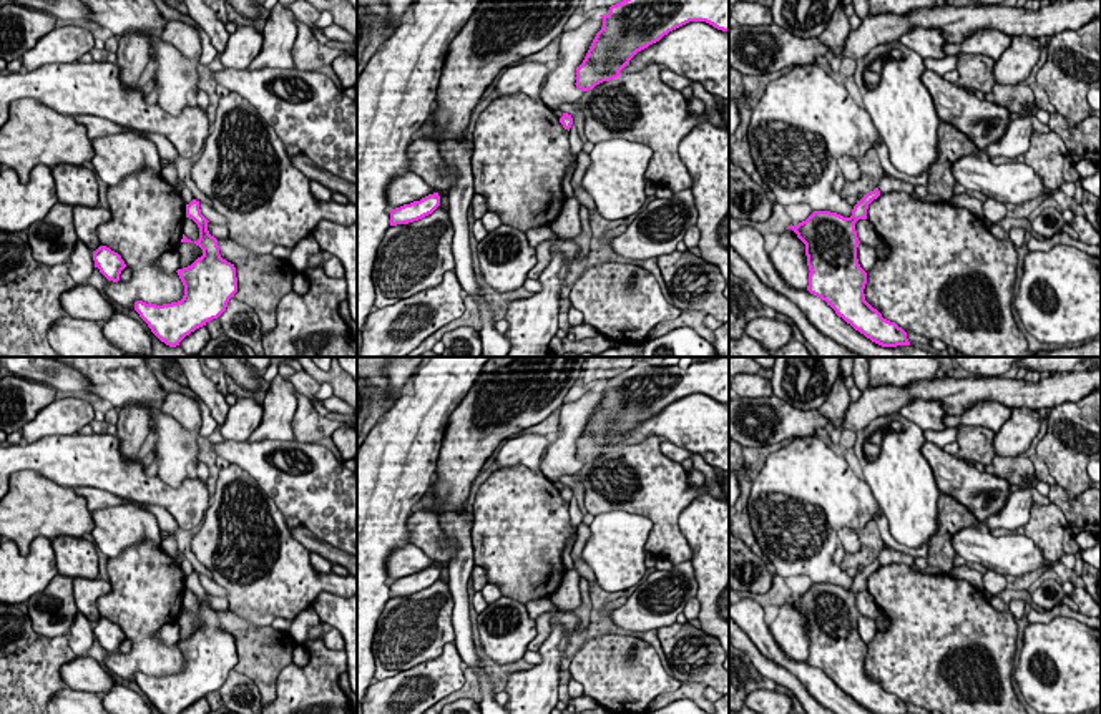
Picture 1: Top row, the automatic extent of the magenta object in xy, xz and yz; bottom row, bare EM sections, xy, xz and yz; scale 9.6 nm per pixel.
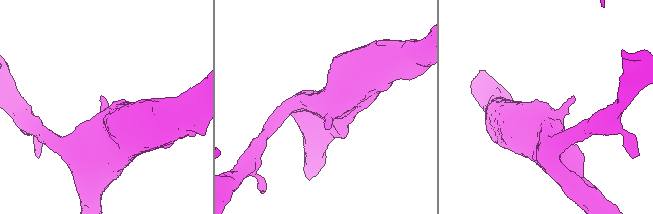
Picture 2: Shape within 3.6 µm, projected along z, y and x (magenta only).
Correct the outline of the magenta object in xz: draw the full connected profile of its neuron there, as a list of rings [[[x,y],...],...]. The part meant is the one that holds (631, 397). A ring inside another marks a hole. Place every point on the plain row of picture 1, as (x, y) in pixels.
[[[729,357],[694,360],[688,369],[641,362],[599,389],[603,399],[576,440],[575,457],[581,463],[618,450],[638,423],[689,394],[706,394],[729,405]]]

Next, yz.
[[[878,560],[864,566],[850,589],[830,583],[814,583],[797,598],[789,598],[805,616],[809,638],[807,663],[830,677],[839,689],[872,714],[908,714],[907,704],[882,689],[865,672],[867,644],[857,631],[855,594],[867,591],[869,576],[880,568]]]

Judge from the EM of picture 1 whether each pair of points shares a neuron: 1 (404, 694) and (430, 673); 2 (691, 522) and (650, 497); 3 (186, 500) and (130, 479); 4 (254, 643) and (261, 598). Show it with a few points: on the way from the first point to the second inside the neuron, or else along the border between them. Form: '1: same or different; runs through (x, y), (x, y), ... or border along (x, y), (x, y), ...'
1: same; runs through (411, 693), (424, 679)
2: different; border along (708, 492), (678, 518), (693, 552)
3: same; runs through (173, 498), (143, 489)
4: different; border along (228, 610), (253, 625), (269, 626)

